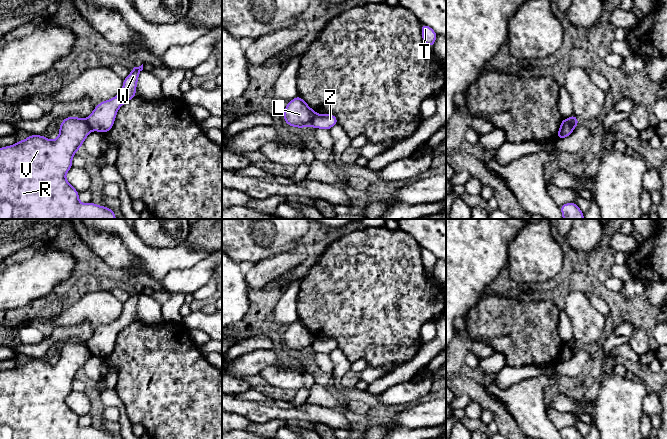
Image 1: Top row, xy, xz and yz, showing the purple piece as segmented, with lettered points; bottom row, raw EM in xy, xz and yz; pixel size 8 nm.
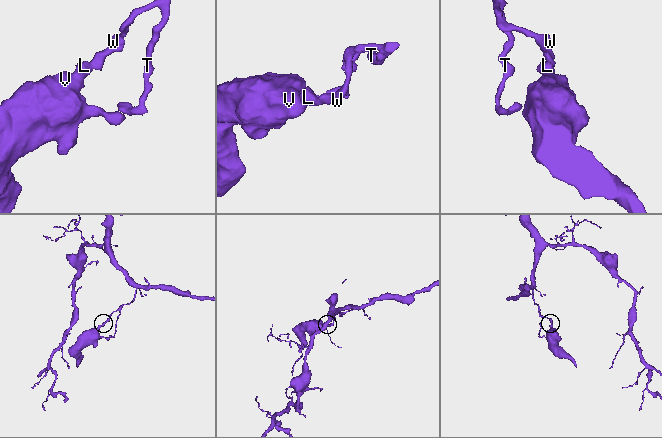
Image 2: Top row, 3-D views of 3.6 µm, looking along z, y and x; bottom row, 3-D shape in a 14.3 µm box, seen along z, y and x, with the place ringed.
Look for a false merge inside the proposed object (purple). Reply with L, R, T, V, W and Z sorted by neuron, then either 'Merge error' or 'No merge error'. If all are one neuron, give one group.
Groups: L R V / T W Z. Merge error

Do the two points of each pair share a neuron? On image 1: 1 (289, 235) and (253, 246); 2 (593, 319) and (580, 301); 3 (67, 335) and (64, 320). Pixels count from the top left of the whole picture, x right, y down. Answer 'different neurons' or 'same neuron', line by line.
1: same neuron
2: same neuron
3: different neurons

